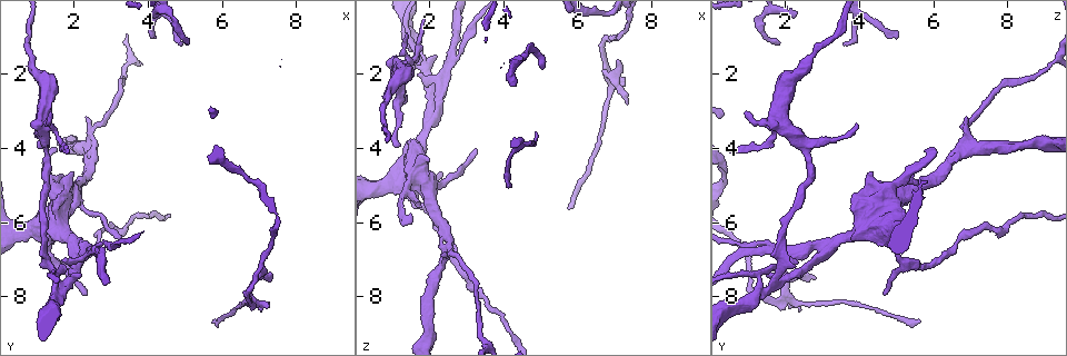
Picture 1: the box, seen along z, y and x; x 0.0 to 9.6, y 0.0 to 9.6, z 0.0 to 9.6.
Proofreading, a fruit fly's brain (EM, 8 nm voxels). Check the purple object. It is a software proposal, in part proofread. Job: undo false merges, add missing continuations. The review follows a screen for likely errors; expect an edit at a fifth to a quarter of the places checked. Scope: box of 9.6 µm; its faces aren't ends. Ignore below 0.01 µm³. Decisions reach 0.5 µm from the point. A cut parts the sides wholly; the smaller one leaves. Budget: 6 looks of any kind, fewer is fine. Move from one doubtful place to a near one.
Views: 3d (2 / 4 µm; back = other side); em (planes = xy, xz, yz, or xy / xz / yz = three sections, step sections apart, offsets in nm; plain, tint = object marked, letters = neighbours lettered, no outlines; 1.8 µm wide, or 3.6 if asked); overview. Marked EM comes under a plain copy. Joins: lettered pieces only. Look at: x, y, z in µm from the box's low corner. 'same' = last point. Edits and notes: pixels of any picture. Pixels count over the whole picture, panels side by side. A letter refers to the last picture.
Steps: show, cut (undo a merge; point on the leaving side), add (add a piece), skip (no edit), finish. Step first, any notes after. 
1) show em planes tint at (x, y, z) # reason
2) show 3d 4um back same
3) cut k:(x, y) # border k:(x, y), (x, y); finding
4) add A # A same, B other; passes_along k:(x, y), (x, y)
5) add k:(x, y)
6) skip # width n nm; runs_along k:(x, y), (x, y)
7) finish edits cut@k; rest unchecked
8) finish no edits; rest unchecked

show 3d 4um at (1.85, 5.30, 5.00) # looks like a crossing

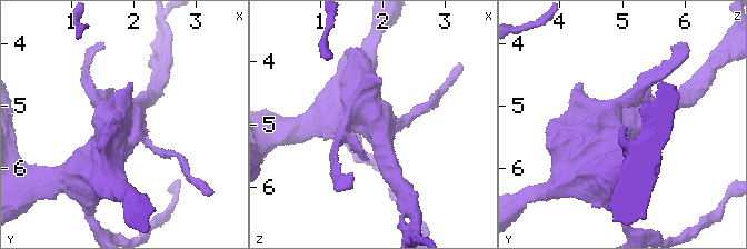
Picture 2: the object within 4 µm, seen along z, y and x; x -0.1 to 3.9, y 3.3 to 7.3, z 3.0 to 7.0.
show em 3.6um xy step 8 tint at (1.90, 5.30, 4.95) # shape alone is not enough

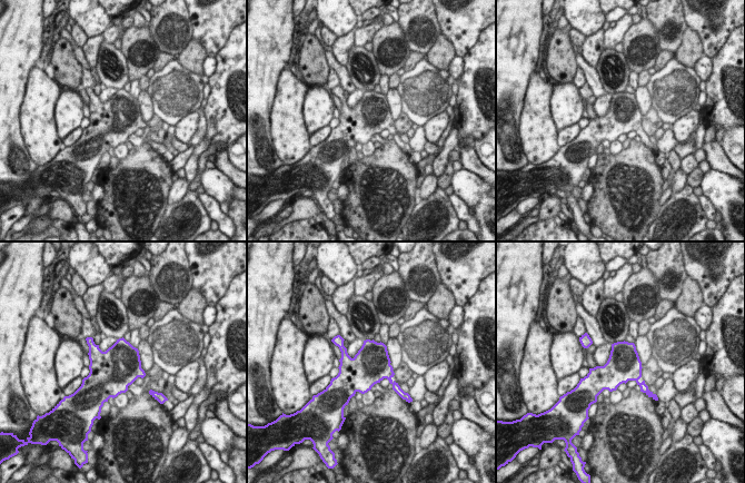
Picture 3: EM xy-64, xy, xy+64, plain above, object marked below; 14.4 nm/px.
show em 3.6um xz step 16 letters same # another direction

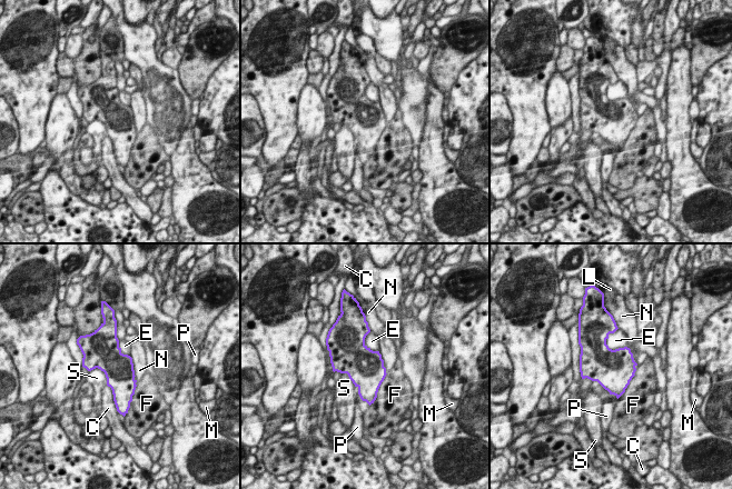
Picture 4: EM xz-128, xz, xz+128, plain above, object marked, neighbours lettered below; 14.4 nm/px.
skip # C other, E other, F other, L other, M other, N other, P other, S other; border 4:(89, 370), (99, 368), (107, 383); continuous, no second neuron

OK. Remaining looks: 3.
show em 3.6um planes letters at (1.80, 7.60, 1.75) # looks like a crossing

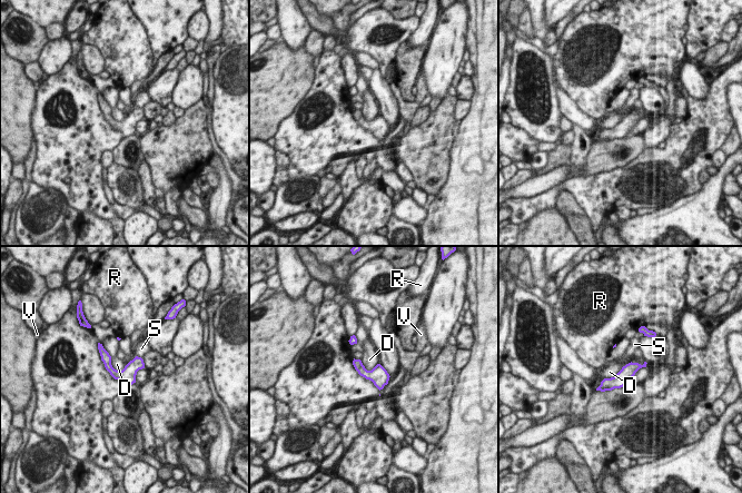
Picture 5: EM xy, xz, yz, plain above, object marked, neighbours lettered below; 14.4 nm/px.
skip # width 200 nm; D other, R other, S other, V other; border 5:(359, 360), (367, 370), (378, 364); one neuron here

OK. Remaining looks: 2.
show em xz step 16 letters at (4.90, 1.20, 3.65) # an open end

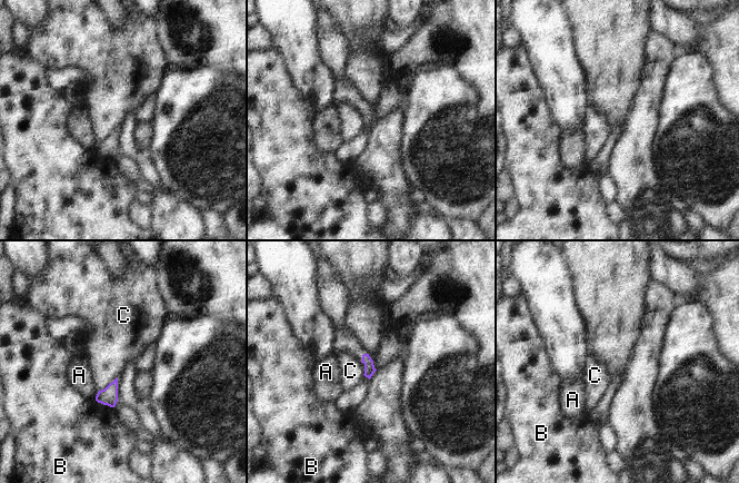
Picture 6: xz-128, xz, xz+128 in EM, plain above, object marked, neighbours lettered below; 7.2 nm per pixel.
skip # longest_contact C 180 nm; A other, B other, C other; border 6:(117, 377), (98, 392); none of them fits

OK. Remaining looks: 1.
finish no edits; rest unchecked

